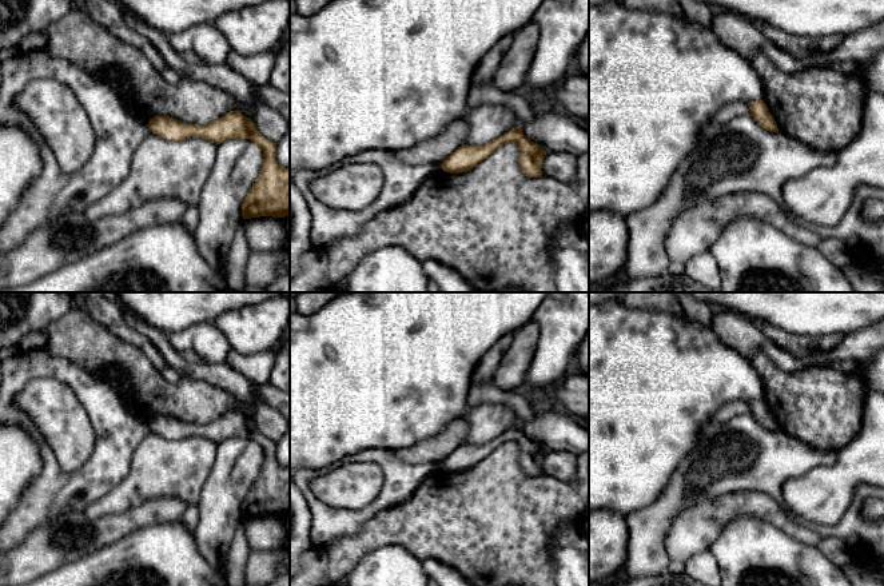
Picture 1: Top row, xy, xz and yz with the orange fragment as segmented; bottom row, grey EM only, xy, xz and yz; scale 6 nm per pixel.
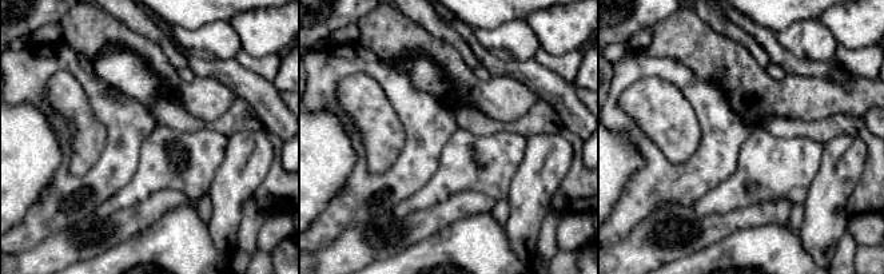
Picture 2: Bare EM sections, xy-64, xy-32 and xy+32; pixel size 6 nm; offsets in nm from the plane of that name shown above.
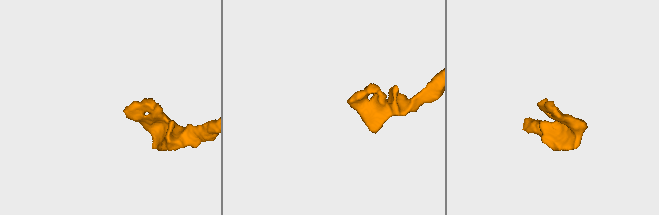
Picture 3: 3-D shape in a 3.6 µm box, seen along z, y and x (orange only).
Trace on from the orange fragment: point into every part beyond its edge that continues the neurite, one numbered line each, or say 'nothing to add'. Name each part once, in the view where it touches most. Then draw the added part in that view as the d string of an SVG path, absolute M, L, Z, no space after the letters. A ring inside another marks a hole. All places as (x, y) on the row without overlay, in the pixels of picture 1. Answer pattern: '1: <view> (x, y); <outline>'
nothing to add

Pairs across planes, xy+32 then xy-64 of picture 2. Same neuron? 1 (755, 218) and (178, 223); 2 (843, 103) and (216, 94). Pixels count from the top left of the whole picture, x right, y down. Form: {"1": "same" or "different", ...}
{"1": "different", "2": "same"}

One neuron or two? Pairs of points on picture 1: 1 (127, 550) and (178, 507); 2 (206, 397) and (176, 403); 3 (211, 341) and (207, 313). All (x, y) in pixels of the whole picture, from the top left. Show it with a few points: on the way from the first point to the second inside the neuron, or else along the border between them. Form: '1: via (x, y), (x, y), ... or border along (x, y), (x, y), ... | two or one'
1: border along (180, 519), (148, 525), (130, 534) | two
2: via (199, 401), (183, 401) | one
3: border along (212, 322), (199, 322), (178, 330) | two

